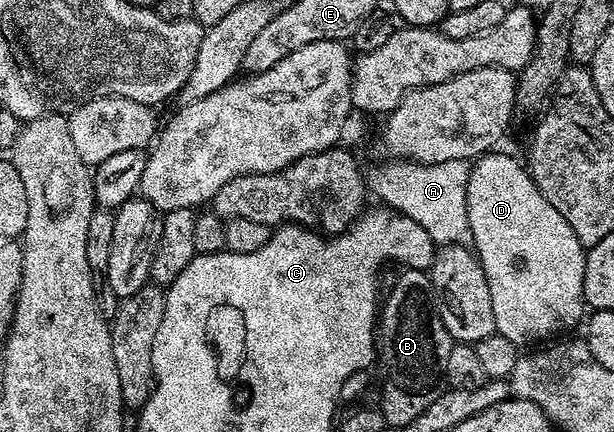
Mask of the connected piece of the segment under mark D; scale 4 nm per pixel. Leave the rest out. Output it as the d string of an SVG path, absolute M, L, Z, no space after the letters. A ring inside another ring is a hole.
M492 150L478 157L467 174L467 217L471 244L485 270L496 333L517 346L533 346L582 321L585 314L586 247L565 218L537 190L530 172L507 152Z

